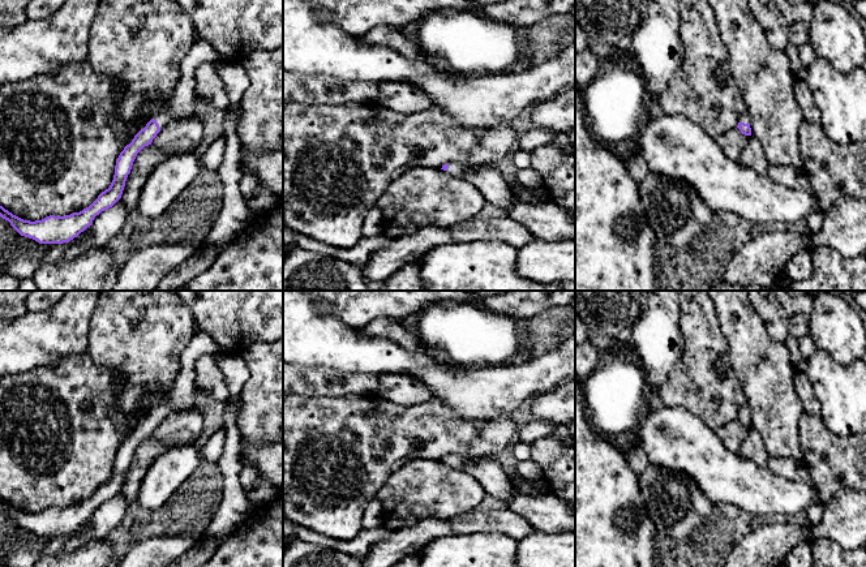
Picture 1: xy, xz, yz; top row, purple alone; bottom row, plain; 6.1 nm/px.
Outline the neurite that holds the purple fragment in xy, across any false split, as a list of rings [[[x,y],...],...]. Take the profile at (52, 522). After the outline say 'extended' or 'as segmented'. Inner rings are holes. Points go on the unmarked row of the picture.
[[[198,331],[193,335],[181,353],[180,370],[173,387],[170,390],[167,401],[153,408],[146,418],[124,439],[116,451],[115,467],[110,480],[102,484],[89,499],[65,508],[50,507],[42,512],[30,514],[0,498],[0,508],[8,512],[21,528],[33,531],[39,536],[63,536],[77,529],[91,517],[97,507],[112,499],[121,490],[137,446],[145,438],[151,437],[166,416],[192,408],[196,399],[196,362],[205,355],[216,355],[219,352],[219,344],[209,334]]]; extended

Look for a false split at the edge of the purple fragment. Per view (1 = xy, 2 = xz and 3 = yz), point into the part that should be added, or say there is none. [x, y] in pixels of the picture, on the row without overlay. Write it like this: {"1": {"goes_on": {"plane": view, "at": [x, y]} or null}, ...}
{"1": {"goes_on": {"plane": "xy", "at": [181, 395]}}, "2": {"goes_on": {"plane": "xz", "at": [457, 462]}}, "3": {"goes_on": {"plane": "yz", "at": [745, 411]}}}

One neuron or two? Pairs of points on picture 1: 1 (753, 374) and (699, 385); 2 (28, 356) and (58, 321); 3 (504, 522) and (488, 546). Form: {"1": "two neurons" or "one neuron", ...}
{"1": "two neurons", "2": "one neuron", "3": "two neurons"}

